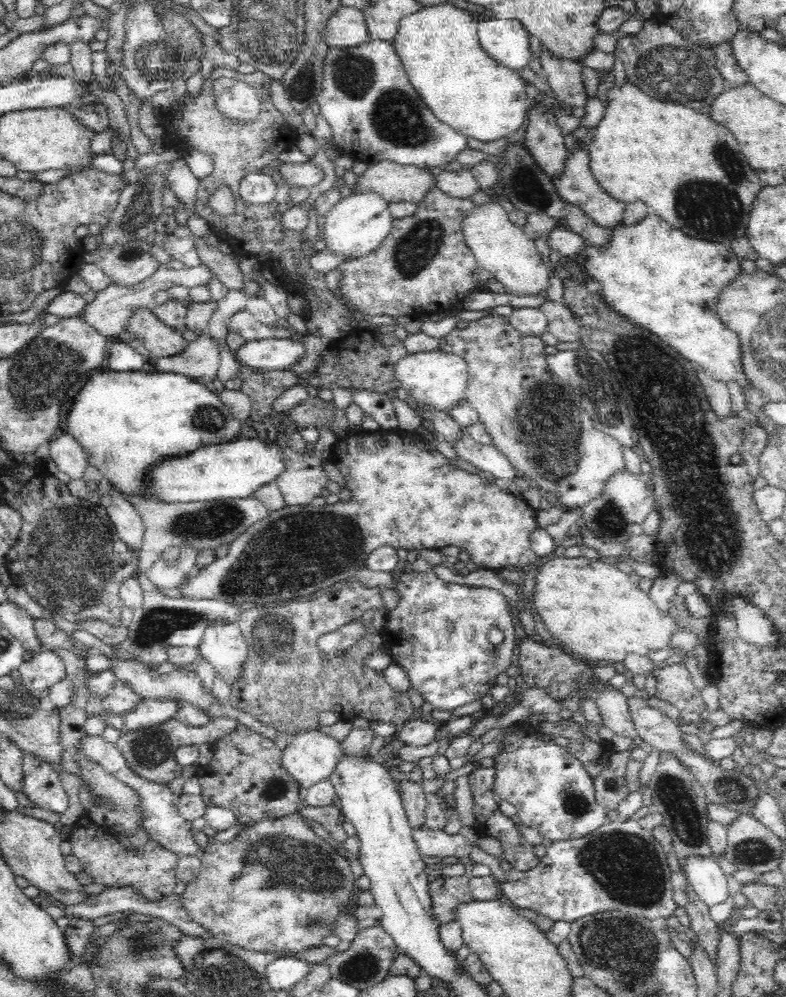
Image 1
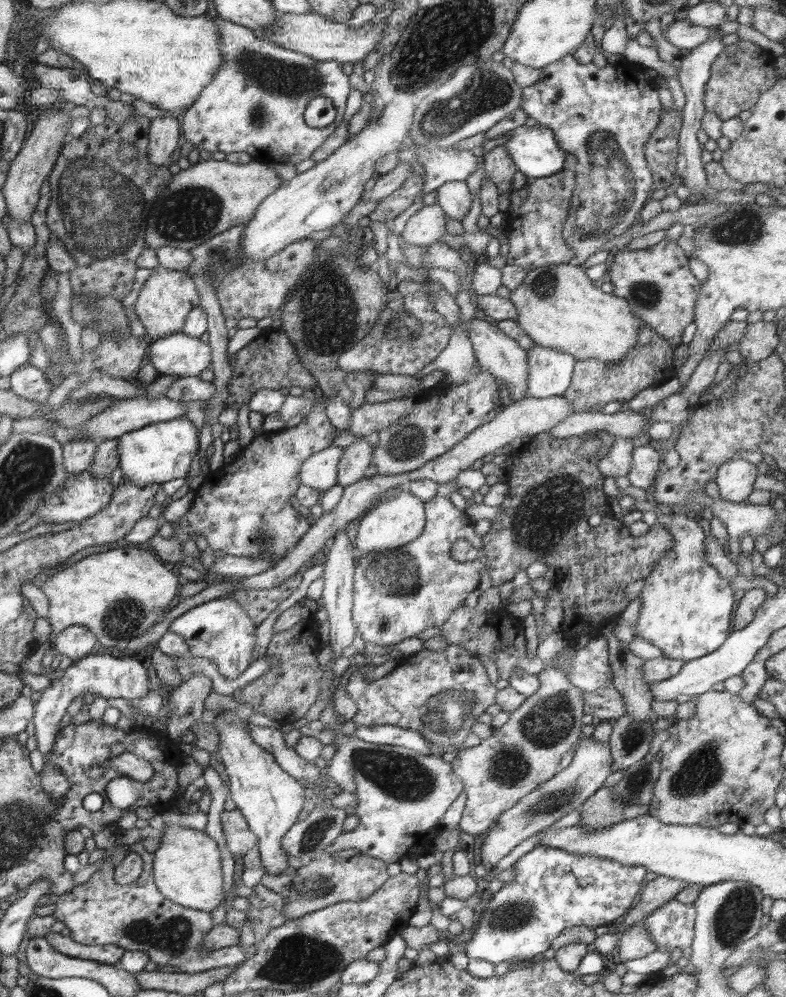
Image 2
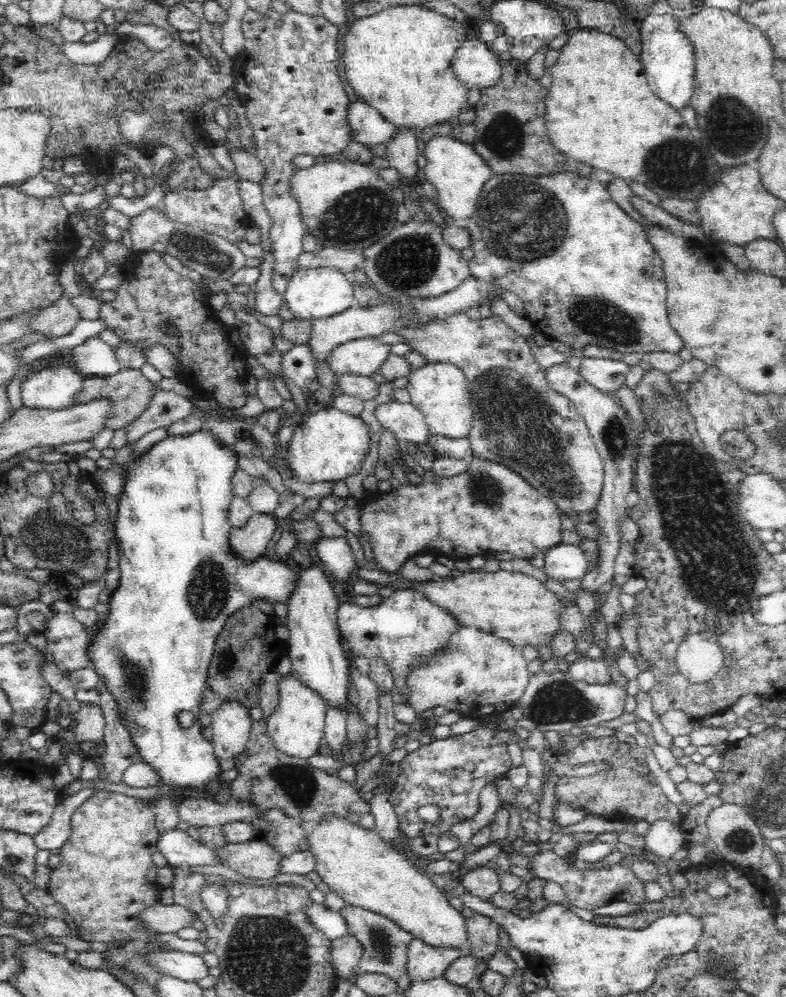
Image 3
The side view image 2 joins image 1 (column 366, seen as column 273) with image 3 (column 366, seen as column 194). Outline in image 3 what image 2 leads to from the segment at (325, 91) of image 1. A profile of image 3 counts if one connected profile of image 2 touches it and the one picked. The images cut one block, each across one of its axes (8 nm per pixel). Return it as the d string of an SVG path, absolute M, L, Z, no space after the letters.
M360 98L349 104L347 119L352 141L360 142L370 149L378 144L387 144L398 130L396 125L386 121L378 110L366 101L360 101Z

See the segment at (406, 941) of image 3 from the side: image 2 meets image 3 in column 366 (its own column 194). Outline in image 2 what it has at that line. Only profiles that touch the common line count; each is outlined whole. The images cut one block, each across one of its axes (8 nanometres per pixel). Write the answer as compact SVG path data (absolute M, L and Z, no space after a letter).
M141 843L125 847L131 849L128 854L135 852L143 860L143 871L136 881L124 885L116 883L113 877L113 865L104 863L87 882L74 887L70 894L63 894L56 900L54 918L64 922L66 927L71 930L70 938L82 944L116 945L127 951L145 952L152 962L156 962L159 966L171 966L180 970L180 973L193 974L218 968L230 968L230 966L240 966L246 960L239 945L218 950L206 948L205 938L209 936L210 930L217 925L212 915L204 910L183 907L181 903L175 903L166 898L155 883L153 854L147 851Z

